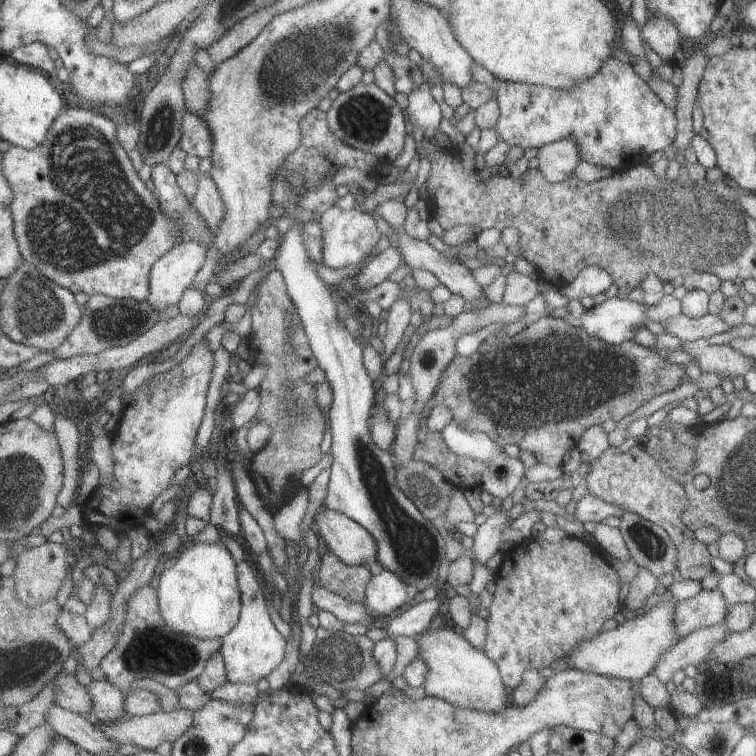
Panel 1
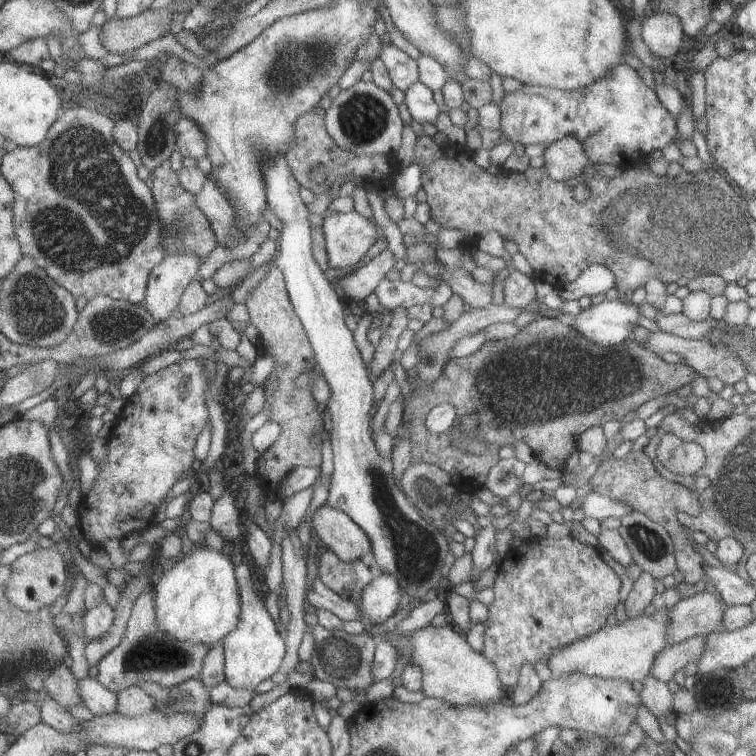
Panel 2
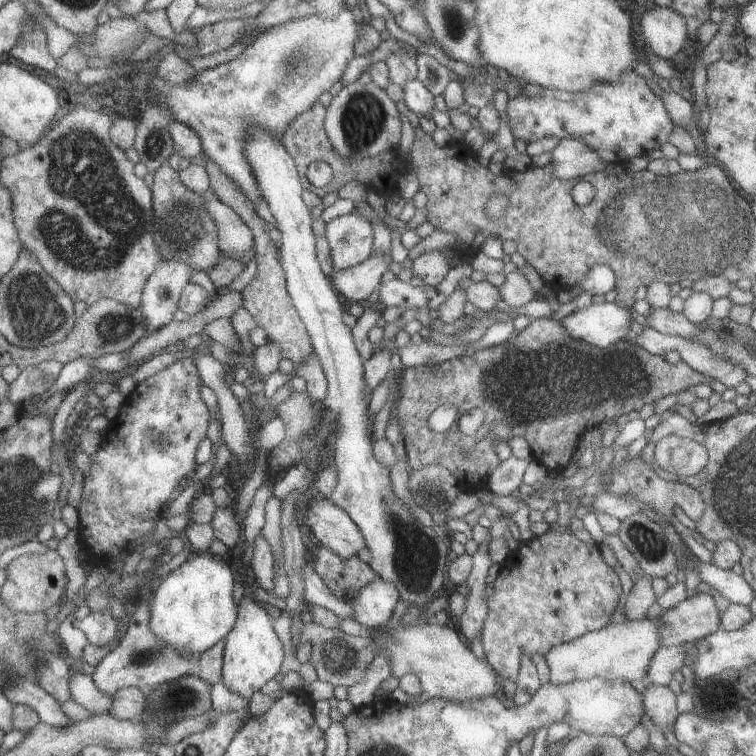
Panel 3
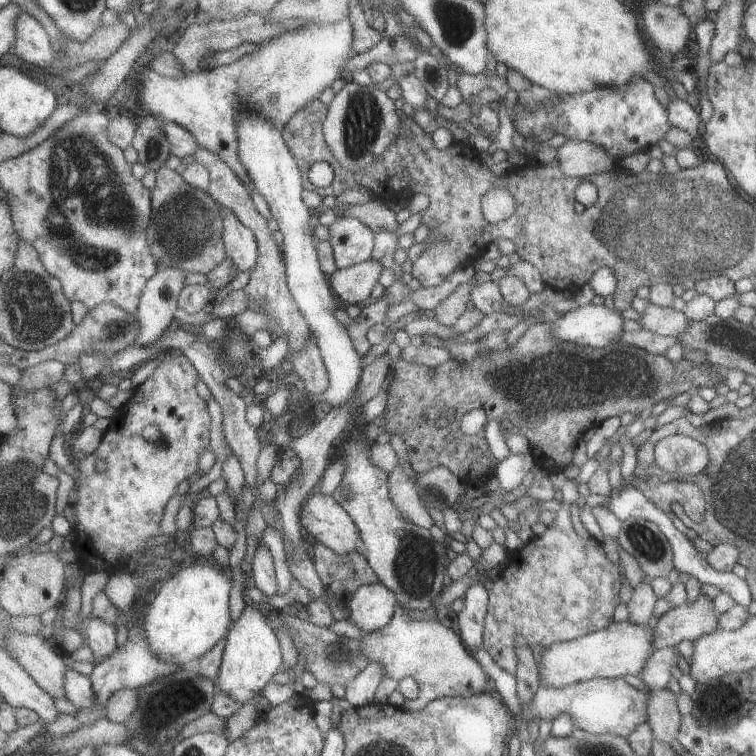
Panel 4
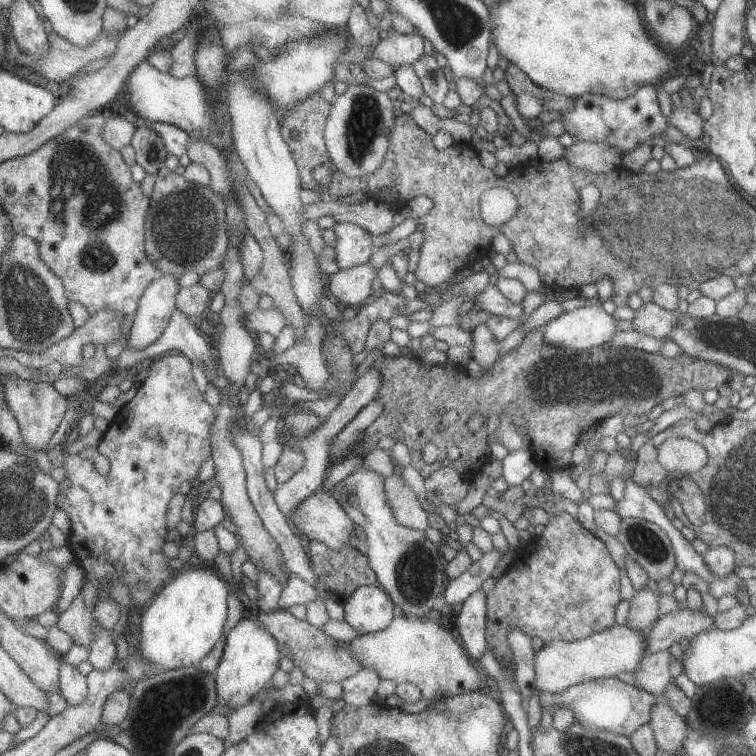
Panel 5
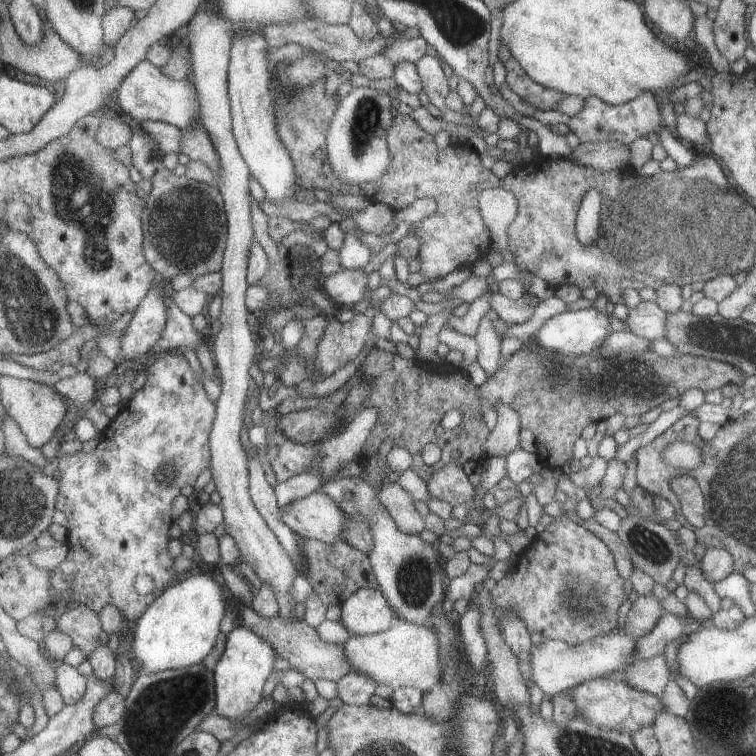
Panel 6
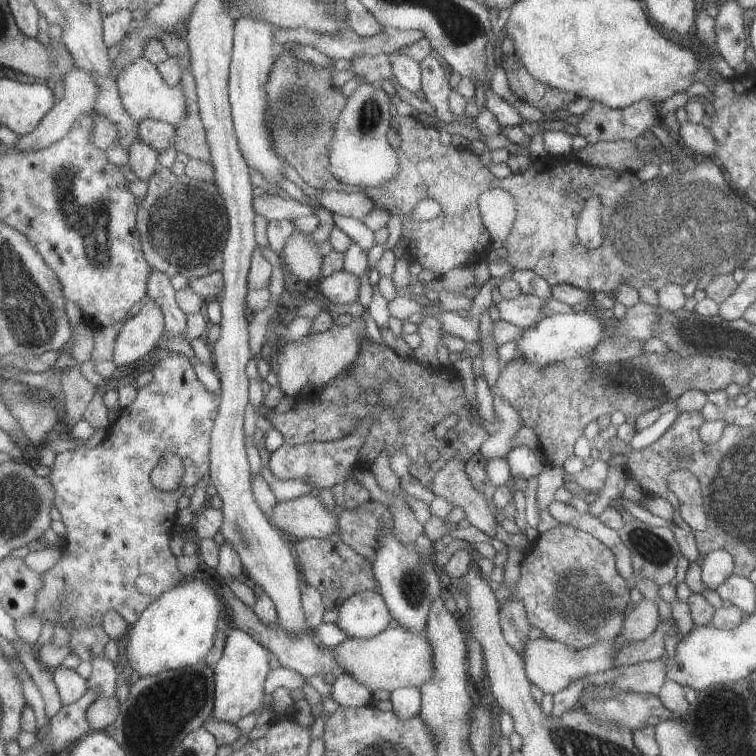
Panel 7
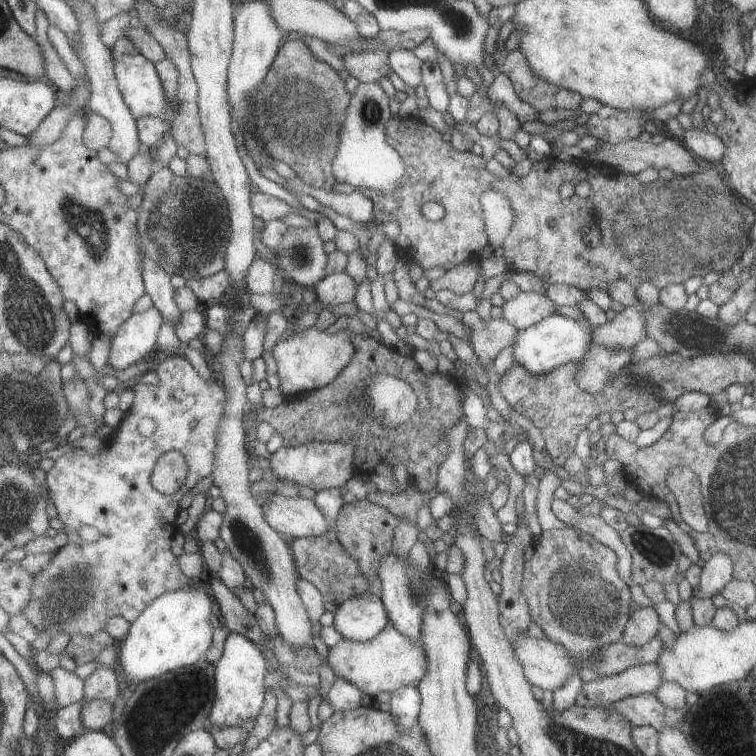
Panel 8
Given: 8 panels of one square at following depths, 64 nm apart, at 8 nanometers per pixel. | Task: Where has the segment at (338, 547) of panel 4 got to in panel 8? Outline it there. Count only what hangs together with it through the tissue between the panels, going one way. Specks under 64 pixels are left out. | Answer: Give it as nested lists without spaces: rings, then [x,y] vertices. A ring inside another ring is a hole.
[[[279,492],[270,503],[266,503],[264,506],[268,523],[288,540],[323,536],[330,528],[334,528],[312,500],[301,498],[298,495],[283,498]]]

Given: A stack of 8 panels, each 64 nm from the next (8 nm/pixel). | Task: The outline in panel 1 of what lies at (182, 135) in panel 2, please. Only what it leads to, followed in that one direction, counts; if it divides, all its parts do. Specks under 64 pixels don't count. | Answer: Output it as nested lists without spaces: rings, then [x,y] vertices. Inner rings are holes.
[[[189,113],[185,117],[185,122],[183,123],[184,132],[181,143],[181,148],[190,155],[197,155],[200,158],[207,158],[213,154],[214,148],[214,134],[209,123],[200,115],[195,113]]]

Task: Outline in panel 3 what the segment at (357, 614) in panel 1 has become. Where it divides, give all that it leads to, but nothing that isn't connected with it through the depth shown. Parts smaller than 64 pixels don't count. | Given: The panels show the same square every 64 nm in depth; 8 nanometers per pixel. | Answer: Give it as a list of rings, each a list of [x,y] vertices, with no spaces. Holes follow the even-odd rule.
[[[308,564],[303,567],[301,578],[305,589],[305,602],[308,606],[326,608],[341,620],[353,619],[352,600],[344,600],[332,593],[322,578]]]

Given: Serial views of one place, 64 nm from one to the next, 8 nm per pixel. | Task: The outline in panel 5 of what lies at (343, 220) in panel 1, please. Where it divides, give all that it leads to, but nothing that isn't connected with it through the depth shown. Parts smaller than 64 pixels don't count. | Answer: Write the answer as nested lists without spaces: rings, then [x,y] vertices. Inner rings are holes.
[[[335,222],[336,241],[334,251],[339,269],[350,269],[368,263],[376,252],[372,245],[372,235],[352,222]]]

